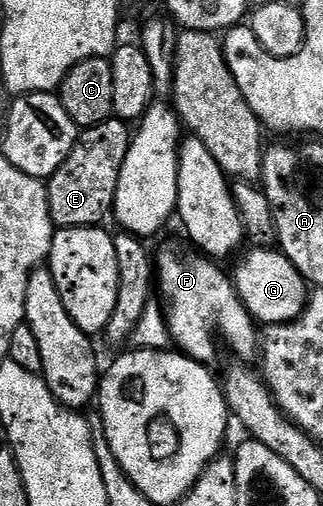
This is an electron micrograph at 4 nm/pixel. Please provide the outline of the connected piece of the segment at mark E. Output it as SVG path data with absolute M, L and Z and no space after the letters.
M116 118L86 128L78 135L77 145L71 150L67 162L63 162L47 181L51 218L58 229L91 228L100 225L101 219L112 213L130 139L130 125Z

